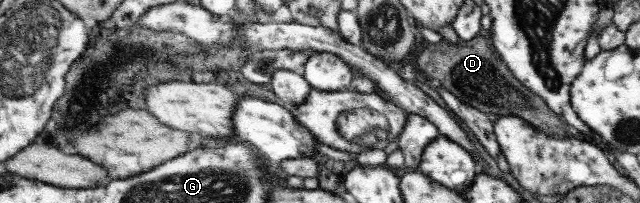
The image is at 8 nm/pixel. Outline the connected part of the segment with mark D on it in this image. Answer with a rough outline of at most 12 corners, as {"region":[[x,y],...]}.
{"region":[[482,37],[444,40],[417,65],[464,103],[492,118],[528,120],[574,138]]}

